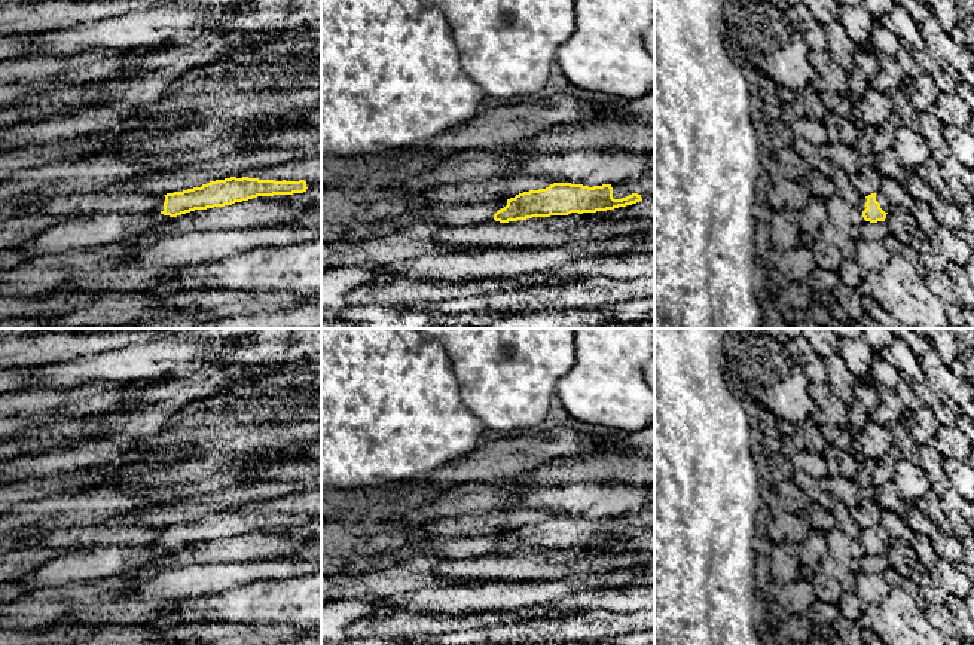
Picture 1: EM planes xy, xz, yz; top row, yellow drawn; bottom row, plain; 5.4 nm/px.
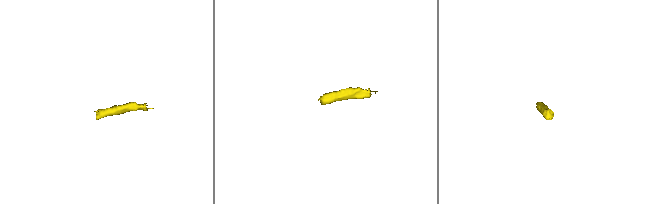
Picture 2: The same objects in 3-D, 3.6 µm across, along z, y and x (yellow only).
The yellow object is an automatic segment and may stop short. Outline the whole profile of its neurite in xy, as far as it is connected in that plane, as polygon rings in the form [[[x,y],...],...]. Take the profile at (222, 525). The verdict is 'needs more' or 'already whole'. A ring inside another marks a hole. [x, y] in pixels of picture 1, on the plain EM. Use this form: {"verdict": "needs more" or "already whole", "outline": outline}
{"verdict": "needs more", "outline": [[[230,510],[210,514],[201,520],[162,528],[147,545],[177,550],[195,542],[232,538],[257,529],[303,526],[309,519],[311,516],[305,513],[275,514]]]}

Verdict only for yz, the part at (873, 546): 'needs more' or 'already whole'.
needs more

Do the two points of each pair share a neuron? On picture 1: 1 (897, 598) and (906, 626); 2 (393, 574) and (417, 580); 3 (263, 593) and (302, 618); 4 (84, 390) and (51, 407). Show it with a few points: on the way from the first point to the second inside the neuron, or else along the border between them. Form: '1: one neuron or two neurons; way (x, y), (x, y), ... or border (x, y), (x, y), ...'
1: one neuron; way (898, 605), (898, 618)
2: one neuron; way (399, 580), (411, 580)
3: one neuron; way (272, 601), (284, 601), (293, 610)
4: one neuron; way (76, 397), (70, 403), (58, 403)

